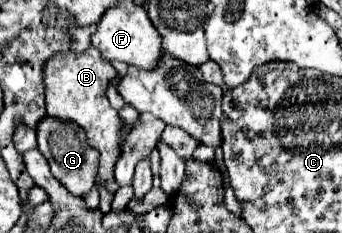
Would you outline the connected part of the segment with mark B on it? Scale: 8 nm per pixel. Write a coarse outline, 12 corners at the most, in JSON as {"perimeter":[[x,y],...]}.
{"perimeter":[[95,47],[49,59],[47,115],[85,129],[101,153],[95,187],[119,189],[115,67]]}

